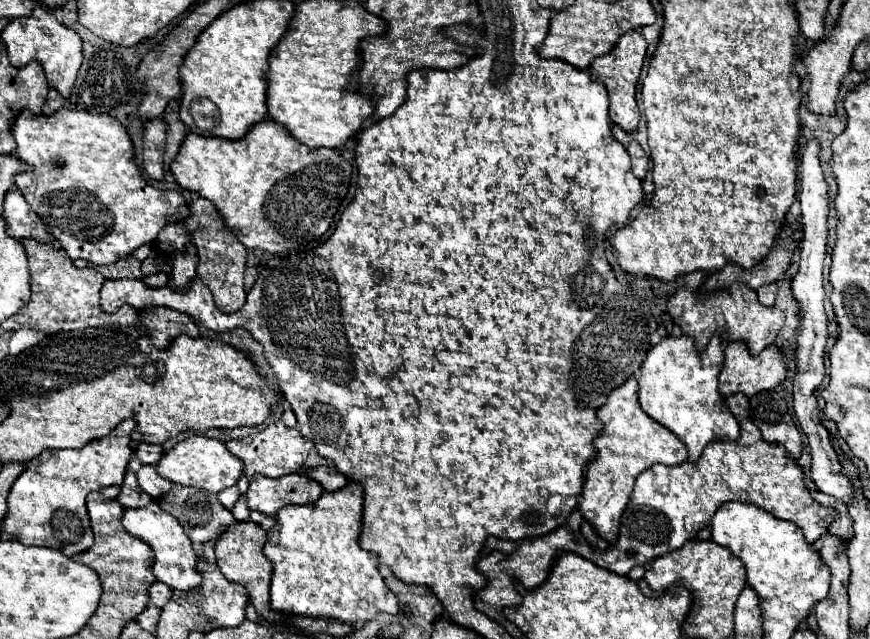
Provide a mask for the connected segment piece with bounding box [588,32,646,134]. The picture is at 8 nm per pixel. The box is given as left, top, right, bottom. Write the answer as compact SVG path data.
M628 32L616 42L616 46L612 48L612 52L608 56L600 56L600 58L592 60L592 64L588 68L590 76L594 80L602 82L608 90L612 124L618 124L628 134L632 134L640 122L640 112L638 112L638 104L636 104L636 82L638 82L638 76L640 76L640 70L644 64L644 54L646 54L644 38L638 32Z

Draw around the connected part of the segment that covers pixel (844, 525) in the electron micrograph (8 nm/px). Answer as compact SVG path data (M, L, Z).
M810 490L810 494L812 494L812 498L818 500L822 506L830 506L830 508L834 508L834 510L838 512L836 520L834 520L834 522L830 524L830 528L828 528L828 534L834 534L836 538L846 538L846 542L848 542L848 540L854 536L854 532L852 532L854 520L852 520L850 514L848 514L848 506L842 504L842 500L834 498L834 496L822 494L820 490Z

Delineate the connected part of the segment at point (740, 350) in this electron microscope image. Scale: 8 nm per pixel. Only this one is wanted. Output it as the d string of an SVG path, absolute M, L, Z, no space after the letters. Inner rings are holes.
M730 342L724 350L724 354L726 354L726 358L724 358L724 366L720 372L720 392L724 396L736 394L736 392L744 392L746 396L754 396L762 390L776 388L786 378L786 358L784 358L784 350L778 346L768 346L760 354L752 356L744 342Z

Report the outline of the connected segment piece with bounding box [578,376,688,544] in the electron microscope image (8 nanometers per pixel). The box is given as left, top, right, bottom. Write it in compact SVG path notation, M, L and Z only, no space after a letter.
M634 376L628 378L622 386L612 390L606 404L596 412L596 416L602 420L604 432L594 442L598 456L588 464L585 474L586 482L584 482L578 508L582 516L594 526L594 530L604 540L614 544L618 538L620 516L628 504L628 498L632 494L638 474L656 462L668 464L668 466L680 464L688 458L688 450L676 434L672 434L668 428L652 420L640 408L638 382Z

